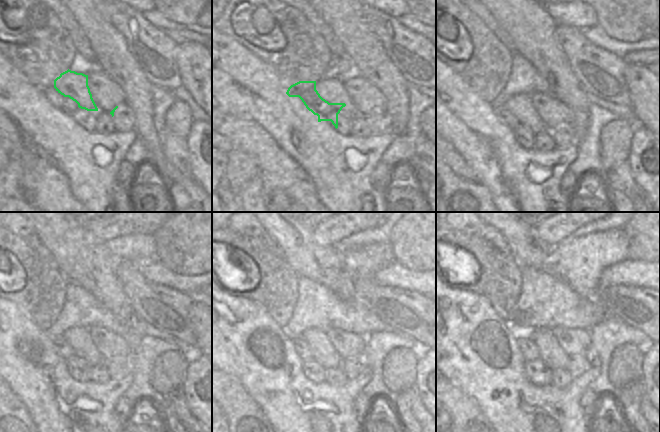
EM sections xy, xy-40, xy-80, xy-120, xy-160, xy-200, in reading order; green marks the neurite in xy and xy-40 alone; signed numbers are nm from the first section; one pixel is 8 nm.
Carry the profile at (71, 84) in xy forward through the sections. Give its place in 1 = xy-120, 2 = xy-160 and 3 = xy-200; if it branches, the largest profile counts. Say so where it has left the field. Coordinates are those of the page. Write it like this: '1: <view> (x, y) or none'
1: xy-120 (111, 345)
2: xy-160 (348, 344)
3: xy-200 (574, 341)

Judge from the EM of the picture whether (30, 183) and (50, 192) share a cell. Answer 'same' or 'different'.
same

